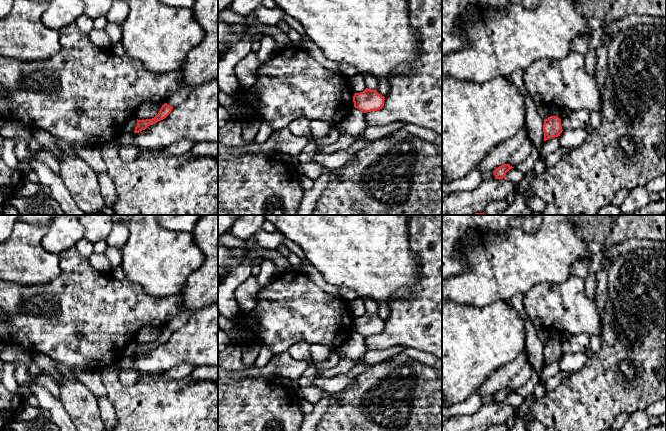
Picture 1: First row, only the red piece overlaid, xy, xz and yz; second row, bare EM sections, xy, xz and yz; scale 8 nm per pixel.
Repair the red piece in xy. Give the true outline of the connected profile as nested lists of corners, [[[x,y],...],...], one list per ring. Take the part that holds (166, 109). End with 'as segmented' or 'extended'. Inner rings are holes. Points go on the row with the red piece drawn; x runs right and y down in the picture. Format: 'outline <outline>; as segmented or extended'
outline [[[167,103],[163,104],[159,113],[152,119],[138,120],[137,126],[135,127],[134,133],[139,133],[142,130],[145,130],[149,125],[153,125],[156,122],[165,119],[172,111],[173,107]]]; as segmented

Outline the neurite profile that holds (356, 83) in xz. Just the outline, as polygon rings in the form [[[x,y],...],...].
[[[357,74],[352,77],[348,77],[348,84],[350,90],[355,93],[363,92],[366,89],[365,79],[363,74]]]

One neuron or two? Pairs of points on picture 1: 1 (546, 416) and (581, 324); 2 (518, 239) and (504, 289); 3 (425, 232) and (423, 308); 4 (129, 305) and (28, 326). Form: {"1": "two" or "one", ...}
{"1": "two", "2": "one", "3": "one", "4": "one"}

